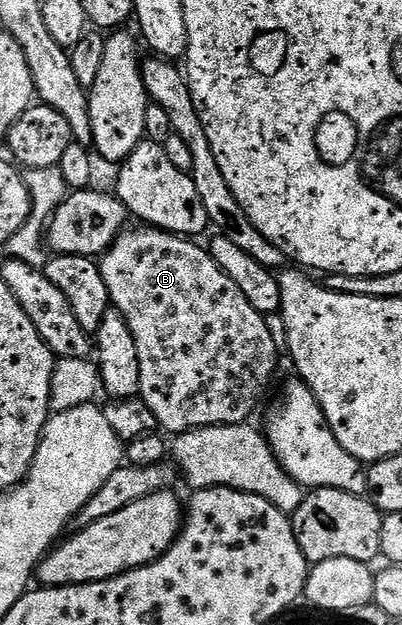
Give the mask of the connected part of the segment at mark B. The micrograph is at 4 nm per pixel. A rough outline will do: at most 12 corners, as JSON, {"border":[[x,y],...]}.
{"border":[[194,239],[98,261],[164,433],[245,424],[281,350]]}

